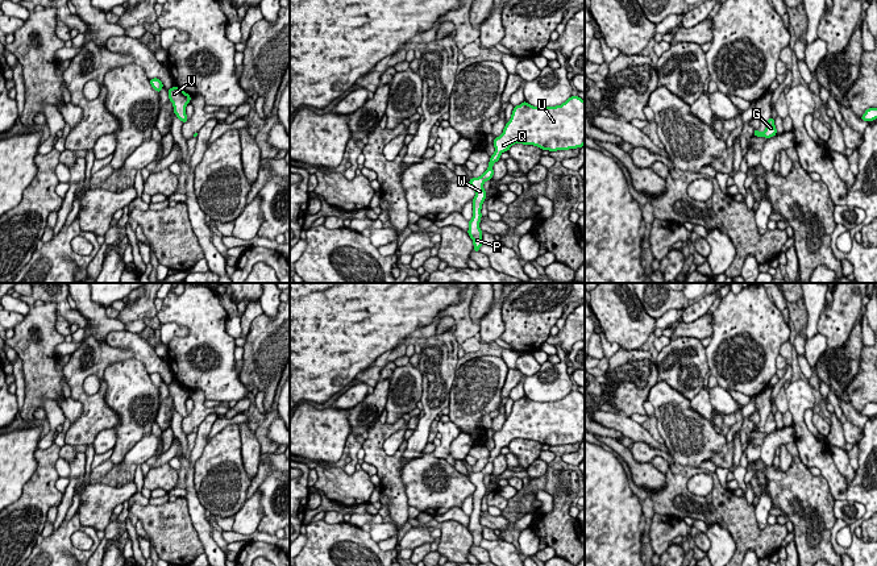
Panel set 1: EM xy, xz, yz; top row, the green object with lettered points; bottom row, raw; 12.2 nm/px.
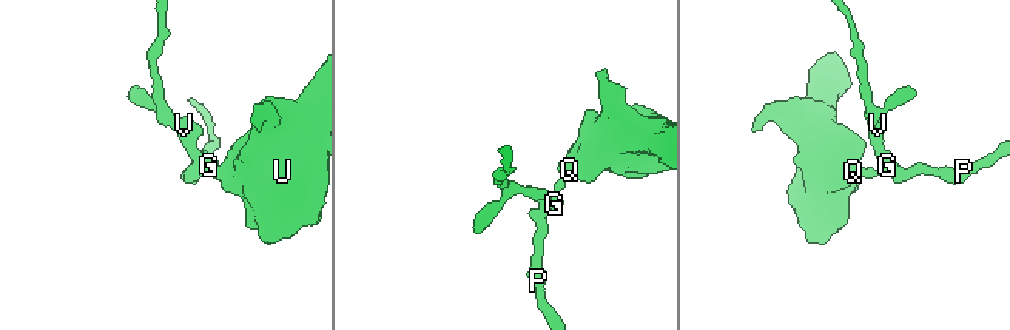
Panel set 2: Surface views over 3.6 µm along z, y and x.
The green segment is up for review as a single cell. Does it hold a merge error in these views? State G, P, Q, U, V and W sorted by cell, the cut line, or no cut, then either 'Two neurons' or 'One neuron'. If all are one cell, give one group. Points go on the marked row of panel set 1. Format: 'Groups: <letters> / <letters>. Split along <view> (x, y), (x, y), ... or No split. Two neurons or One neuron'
Groups: G P Q U V W. No split. One neuron

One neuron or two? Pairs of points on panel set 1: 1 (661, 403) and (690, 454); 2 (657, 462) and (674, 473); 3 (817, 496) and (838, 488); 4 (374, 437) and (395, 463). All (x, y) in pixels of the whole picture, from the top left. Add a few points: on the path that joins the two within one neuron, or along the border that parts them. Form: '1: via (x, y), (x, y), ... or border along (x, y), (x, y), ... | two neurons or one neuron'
1: via (674, 416), (690, 441) | one neuron
2: border along (670, 463), (664, 473) | two neurons
3: border along (821, 474), (835, 499) | two neurons
4: via (374, 445), (374, 449), (387, 462) | one neuron

